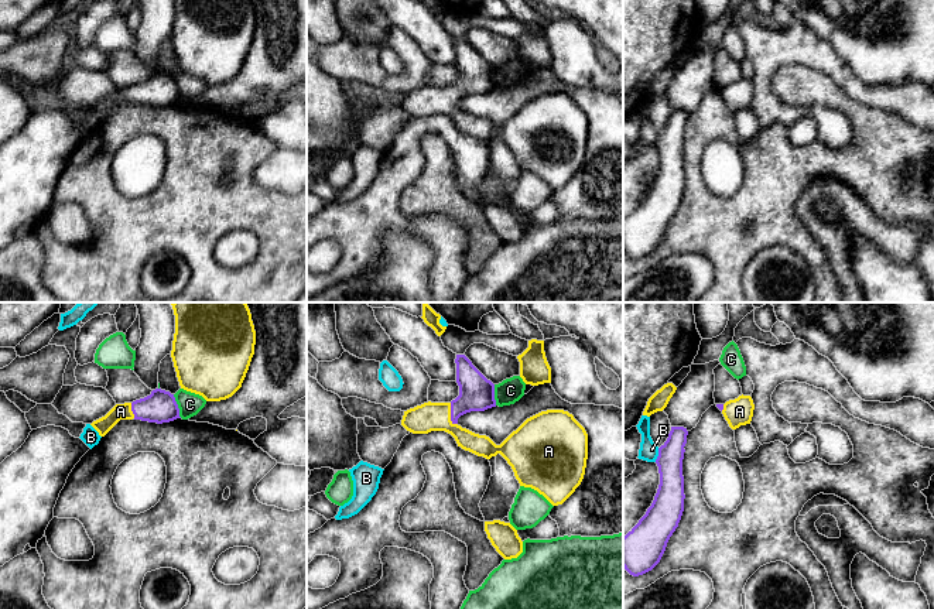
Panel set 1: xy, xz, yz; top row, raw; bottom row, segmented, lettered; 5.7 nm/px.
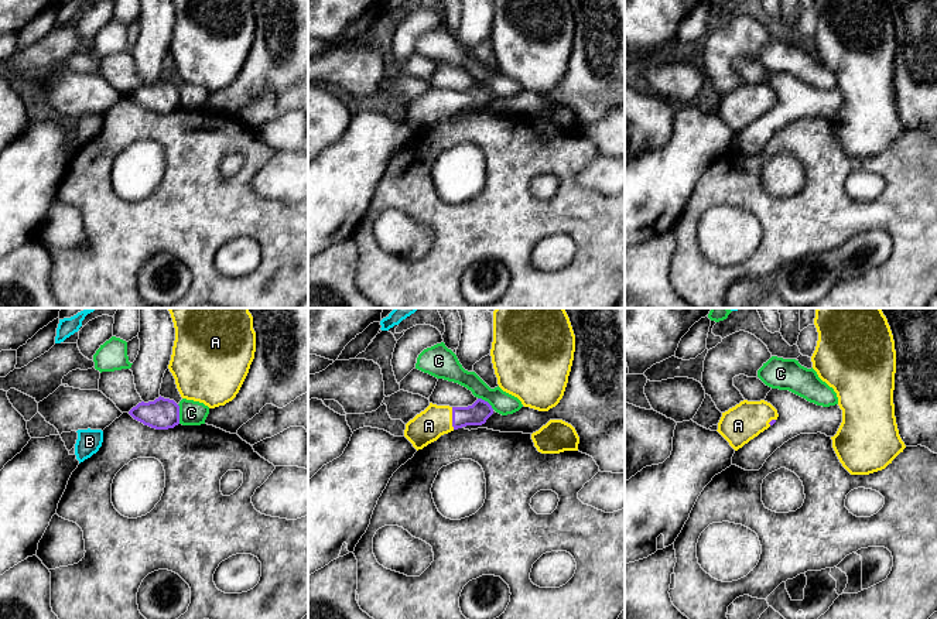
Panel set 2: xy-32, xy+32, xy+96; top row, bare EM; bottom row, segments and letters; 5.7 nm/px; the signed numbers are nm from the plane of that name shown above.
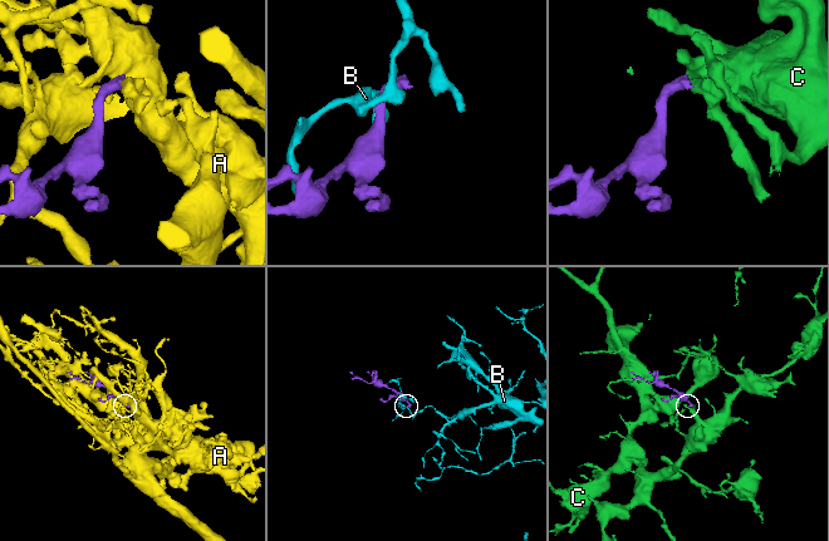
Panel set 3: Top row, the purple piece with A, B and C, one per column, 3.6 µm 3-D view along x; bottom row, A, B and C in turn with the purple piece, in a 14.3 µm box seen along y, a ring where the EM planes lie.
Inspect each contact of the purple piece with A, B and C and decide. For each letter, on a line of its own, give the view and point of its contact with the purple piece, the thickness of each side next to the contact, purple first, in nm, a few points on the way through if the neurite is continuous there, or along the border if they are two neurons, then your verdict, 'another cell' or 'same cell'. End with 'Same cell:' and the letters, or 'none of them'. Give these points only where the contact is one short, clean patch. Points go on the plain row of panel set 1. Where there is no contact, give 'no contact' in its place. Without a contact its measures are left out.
A: contact xz (451, 98); calibres 200 and 160 nm; way xz (476, 77), (451, 98), (427, 101); same cell
B: contact yz (659, 139); calibres 160 and 110 nm; border yz (659, 132), (659, 139), (654, 144); another cell
C: contact xy (177, 89); calibres 180 and 140 nm; border xy (173, 78), (181, 101); another cell
Same cell: A

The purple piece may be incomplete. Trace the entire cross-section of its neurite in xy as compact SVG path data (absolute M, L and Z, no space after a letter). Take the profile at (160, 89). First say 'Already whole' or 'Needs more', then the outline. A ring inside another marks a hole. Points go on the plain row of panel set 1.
Needs more. M155 72L150 79L133 86L116 88L105 100L90 109L105 120L120 103L141 103L148 106L170 106L179 100L174 78Z

